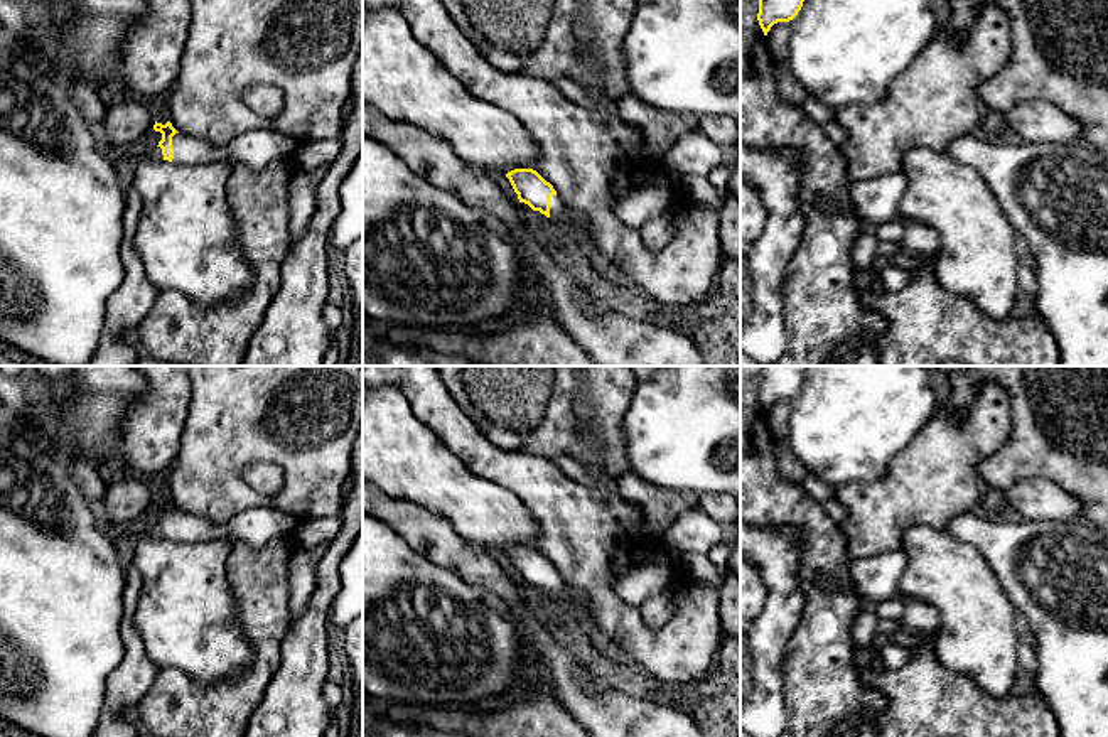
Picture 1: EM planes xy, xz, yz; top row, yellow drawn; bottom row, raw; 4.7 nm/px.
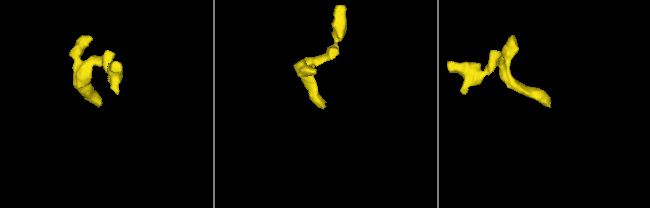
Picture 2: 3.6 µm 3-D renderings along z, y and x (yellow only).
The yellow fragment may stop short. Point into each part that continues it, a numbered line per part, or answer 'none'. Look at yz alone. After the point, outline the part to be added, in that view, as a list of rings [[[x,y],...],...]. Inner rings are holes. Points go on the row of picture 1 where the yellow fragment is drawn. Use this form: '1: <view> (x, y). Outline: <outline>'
none

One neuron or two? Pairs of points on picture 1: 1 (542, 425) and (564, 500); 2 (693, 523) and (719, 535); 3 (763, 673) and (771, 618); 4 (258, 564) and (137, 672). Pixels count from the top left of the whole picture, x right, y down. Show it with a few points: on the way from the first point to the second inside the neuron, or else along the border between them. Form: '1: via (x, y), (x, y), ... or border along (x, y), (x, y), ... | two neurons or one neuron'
1: border along (511, 451), (527, 451), (550, 459) | two neurons
2: via (700, 530), (712, 533) | one neuron
3: via (763, 660), (763, 640), (769, 631) | one neuron
4: border along (161, 668), (139, 702) | two neurons

